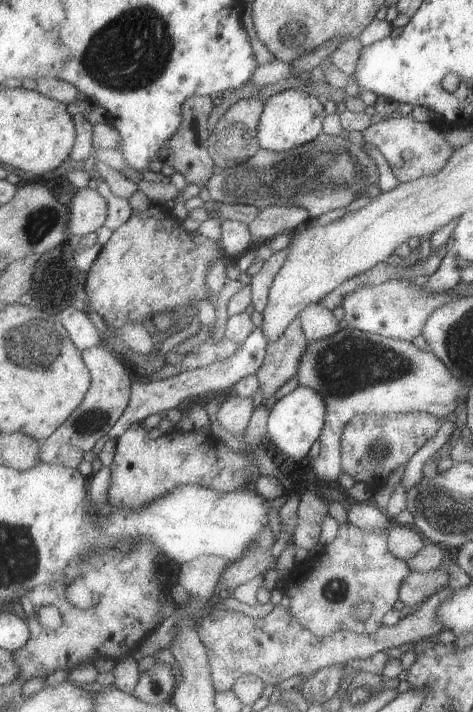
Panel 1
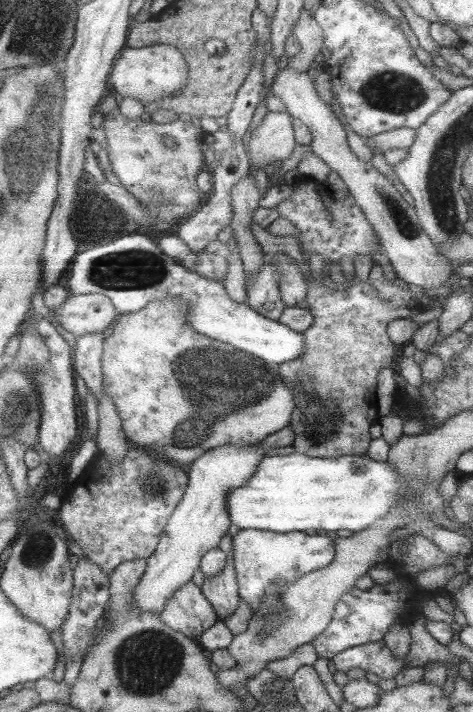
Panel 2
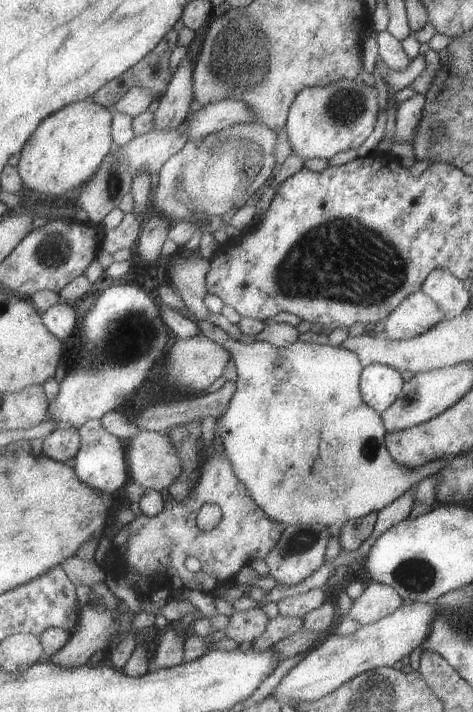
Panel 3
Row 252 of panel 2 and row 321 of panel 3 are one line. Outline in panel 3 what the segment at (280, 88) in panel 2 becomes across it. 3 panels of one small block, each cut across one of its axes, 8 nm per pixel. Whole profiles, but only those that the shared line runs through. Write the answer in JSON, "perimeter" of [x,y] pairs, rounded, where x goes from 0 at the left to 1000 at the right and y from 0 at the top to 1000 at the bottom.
{"perimeter":[[[894,406],[863,416],[814,449],[812,469],[827,478],[867,476],[941,449],[934,433]]]}

